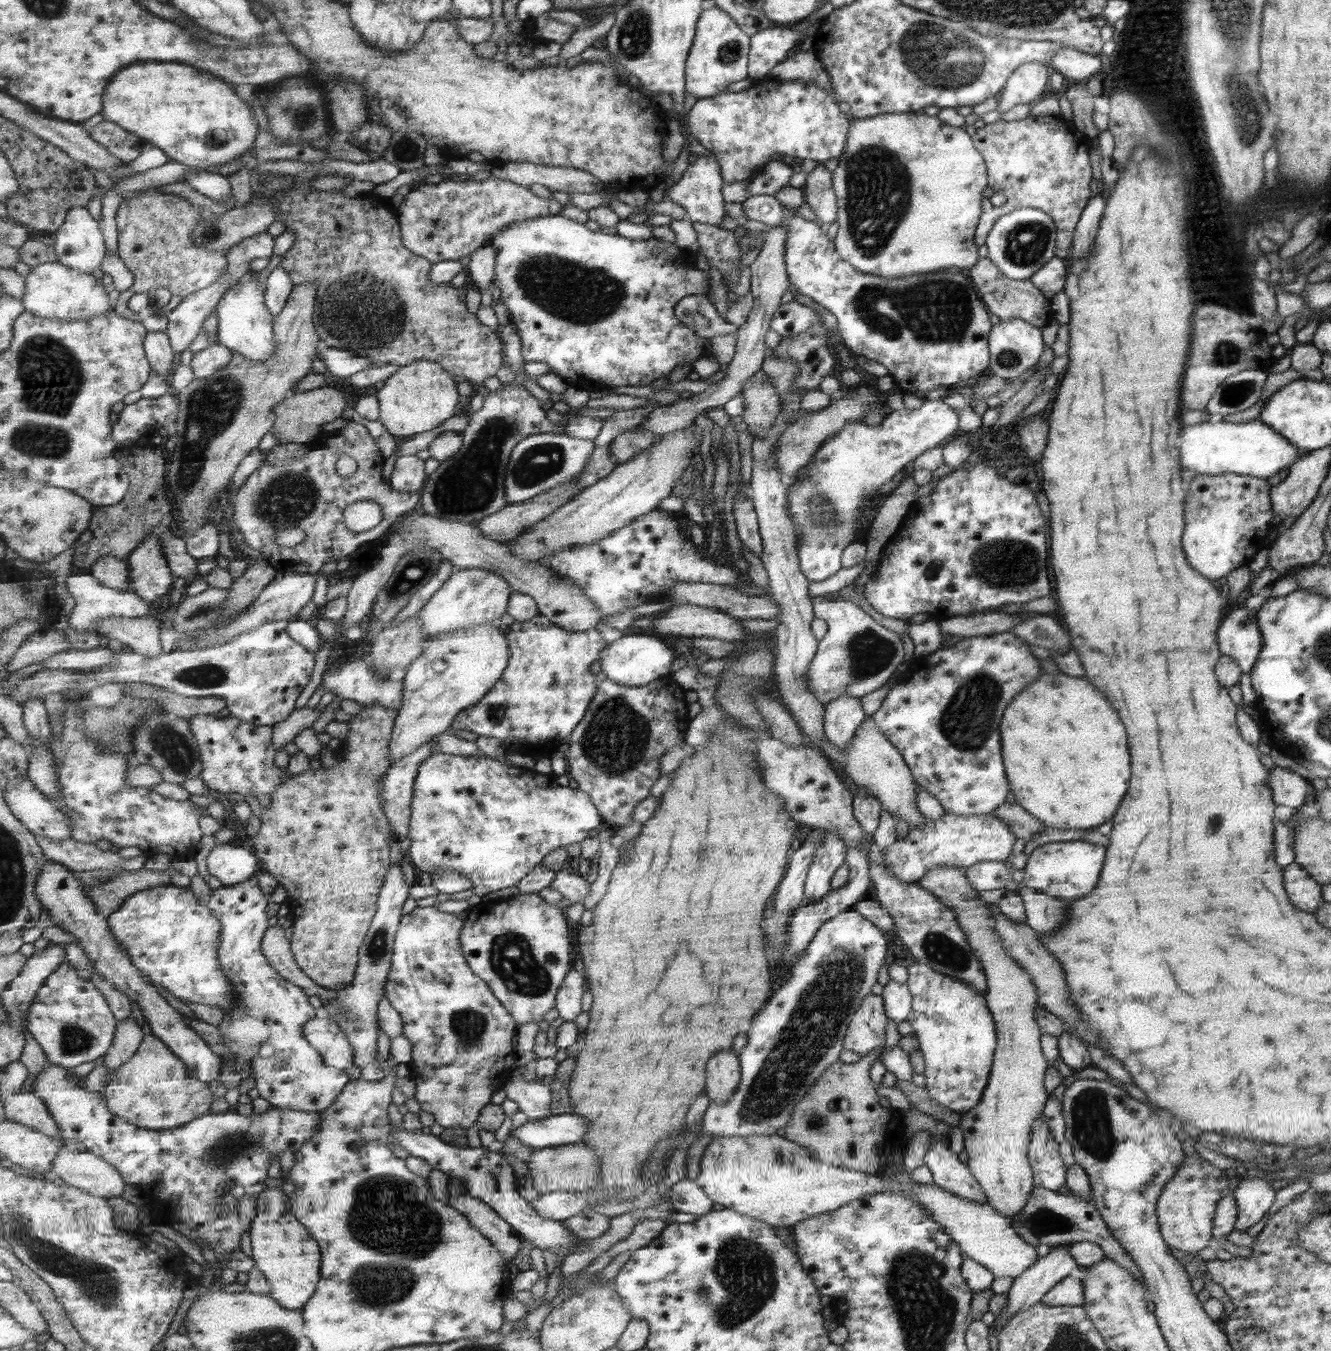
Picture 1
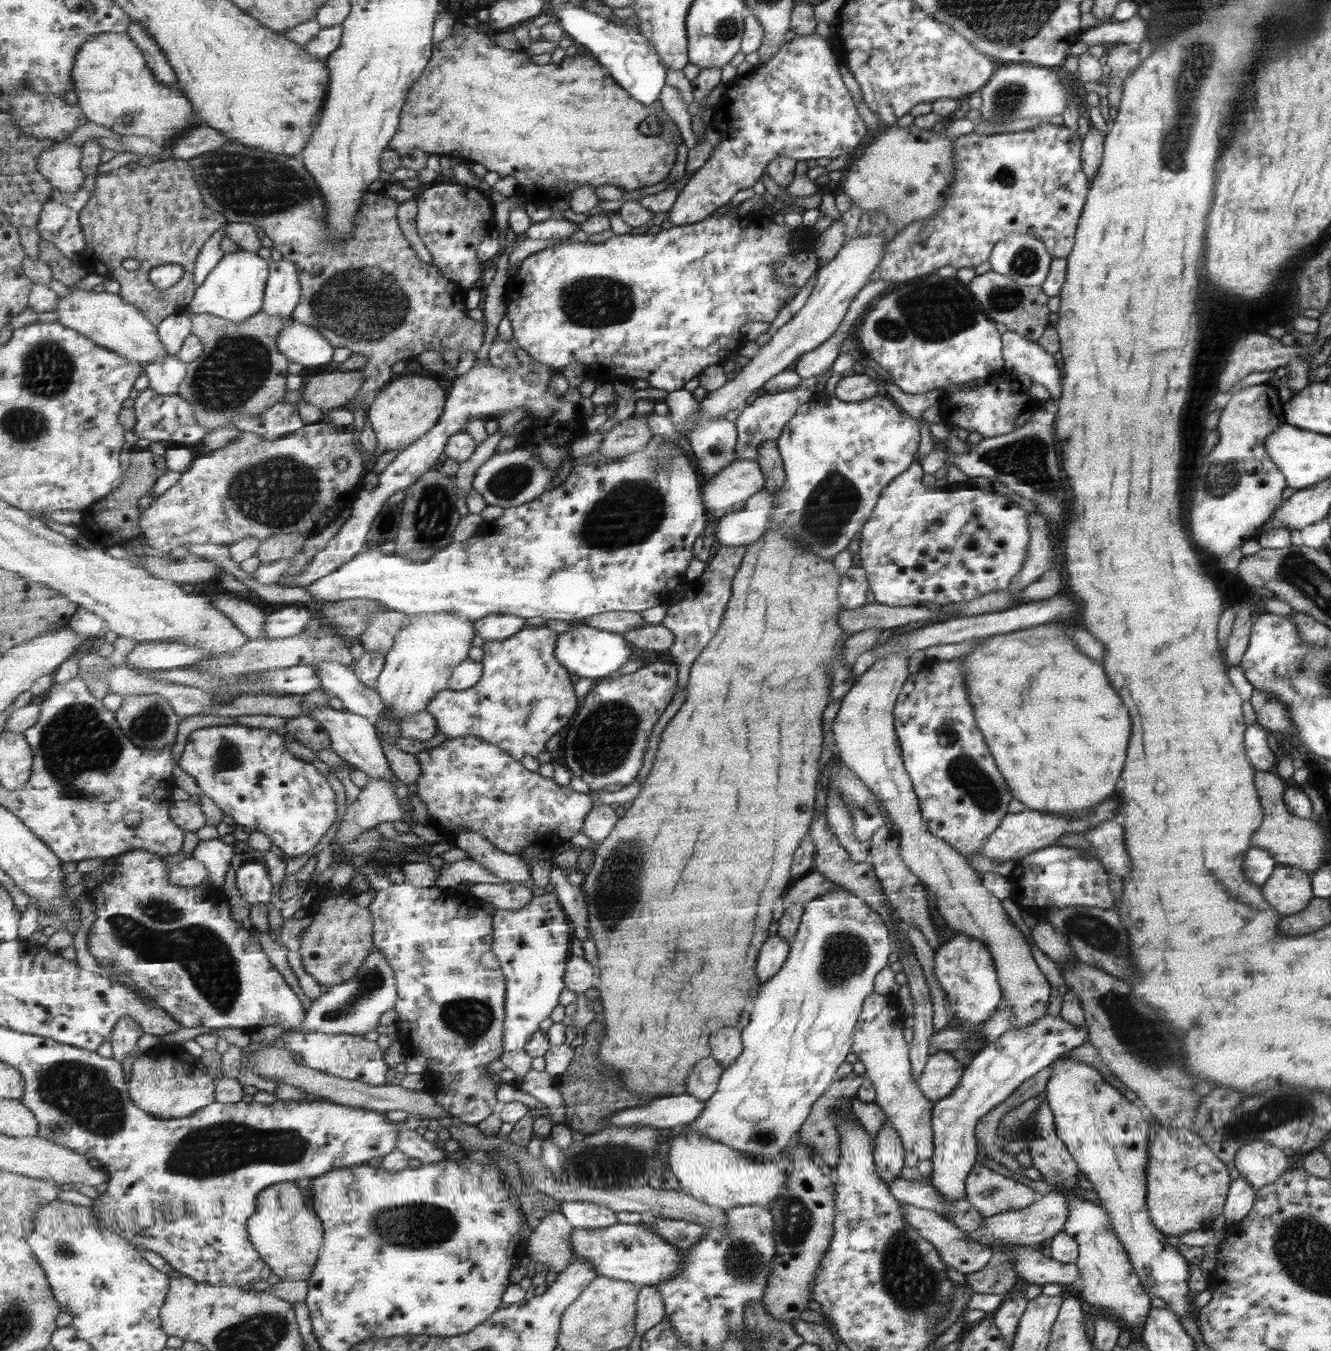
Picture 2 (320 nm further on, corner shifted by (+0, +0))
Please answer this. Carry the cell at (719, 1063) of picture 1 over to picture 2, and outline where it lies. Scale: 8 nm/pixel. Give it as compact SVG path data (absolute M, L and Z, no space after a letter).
M734 1026L719 1028L709 1038L709 1046L711 1046L710 1055L726 1069L742 1053L744 1048L742 1033Z

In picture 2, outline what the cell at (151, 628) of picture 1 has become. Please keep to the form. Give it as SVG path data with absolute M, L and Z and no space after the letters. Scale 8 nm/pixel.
M237 724L196 729L189 734L179 766L194 778L223 815L230 816L236 825L263 832L289 858L300 857L315 848L339 818L337 794L329 778L310 762L293 756L283 735L273 729Z

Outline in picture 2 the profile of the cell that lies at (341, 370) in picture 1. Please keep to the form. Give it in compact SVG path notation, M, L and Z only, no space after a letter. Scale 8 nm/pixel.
M291 321L279 333L277 346L283 354L287 355L289 363L299 363L305 369L325 366L325 364L333 362L333 354L335 354L335 347L322 332L319 332L314 326L299 321Z

